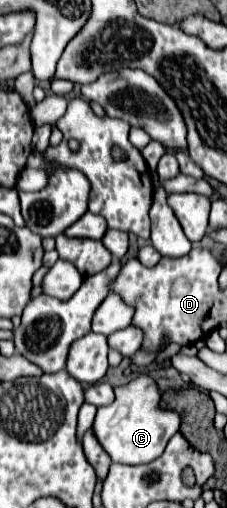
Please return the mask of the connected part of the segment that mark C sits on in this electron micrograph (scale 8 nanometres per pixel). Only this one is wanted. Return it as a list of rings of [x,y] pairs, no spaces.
[[[147,375],[115,387],[115,401],[107,407],[97,409],[97,417],[93,423],[93,433],[101,447],[109,453],[115,463],[125,465],[141,465],[157,459],[173,433],[181,427],[181,415],[169,409],[159,407],[161,393],[157,384]]]

